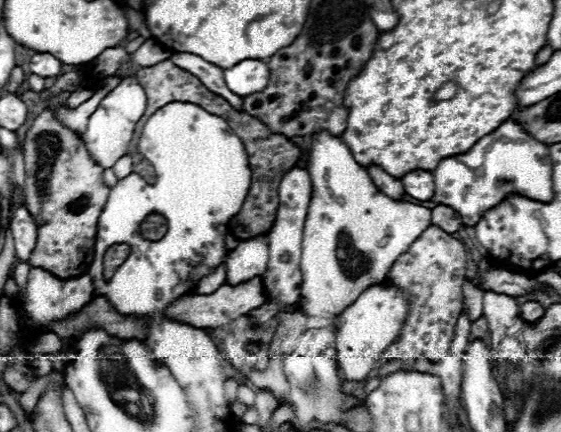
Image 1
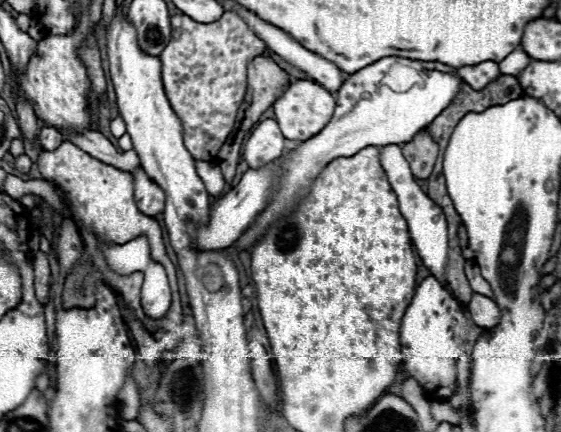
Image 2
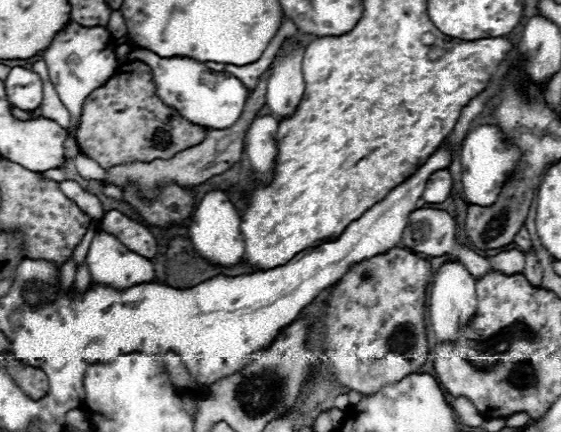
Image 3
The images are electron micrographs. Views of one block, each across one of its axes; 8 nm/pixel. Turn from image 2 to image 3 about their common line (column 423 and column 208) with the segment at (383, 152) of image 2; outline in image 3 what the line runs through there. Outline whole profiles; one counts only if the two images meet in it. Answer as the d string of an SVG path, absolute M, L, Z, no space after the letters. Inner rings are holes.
M214 188L200 198L192 224L190 224L190 238L192 238L194 248L200 252L200 256L206 258L210 264L230 268L240 262L244 254L244 238L240 236L240 218L224 190Z

